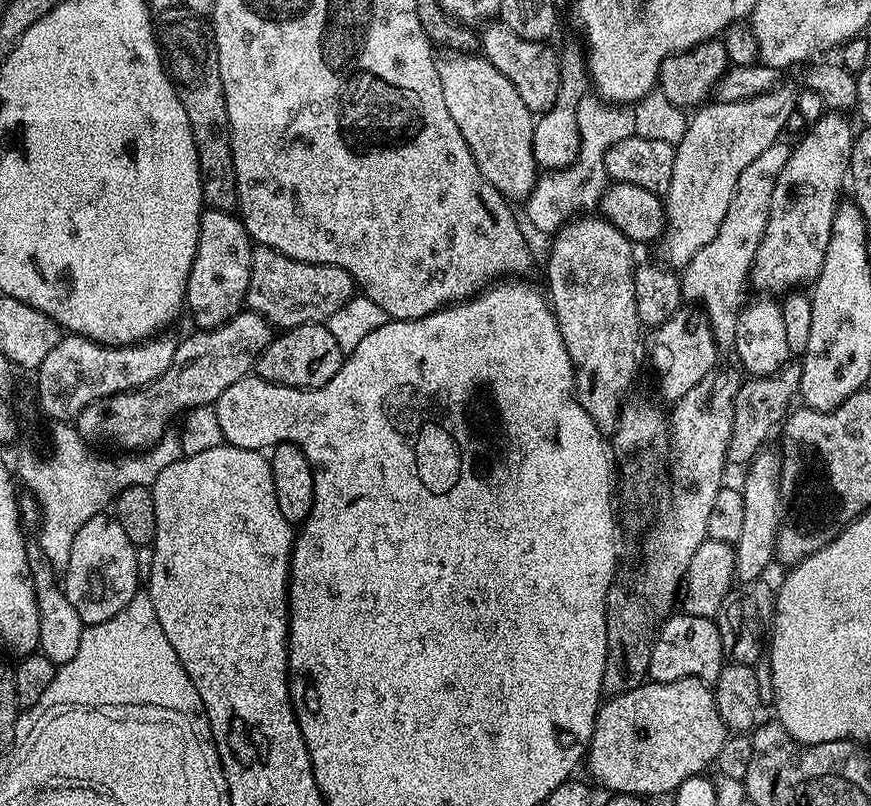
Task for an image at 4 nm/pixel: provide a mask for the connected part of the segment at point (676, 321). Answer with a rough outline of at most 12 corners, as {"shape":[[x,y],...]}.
{"shape":[[682,306],[652,336],[675,402],[717,367],[708,315]]}

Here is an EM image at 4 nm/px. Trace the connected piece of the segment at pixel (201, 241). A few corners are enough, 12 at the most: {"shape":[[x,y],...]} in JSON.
{"shape":[[200,214],[186,312],[200,330],[245,307],[254,241],[239,215]]}

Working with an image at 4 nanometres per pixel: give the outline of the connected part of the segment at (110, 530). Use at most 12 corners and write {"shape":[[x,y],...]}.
{"shape":[[108,514],[70,549],[62,587],[86,626],[136,596],[137,545]]}

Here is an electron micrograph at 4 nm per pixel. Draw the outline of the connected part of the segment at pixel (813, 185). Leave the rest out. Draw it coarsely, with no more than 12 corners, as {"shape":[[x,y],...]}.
{"shape":[[825,111],[778,174],[751,283],[815,281],[852,167]]}

